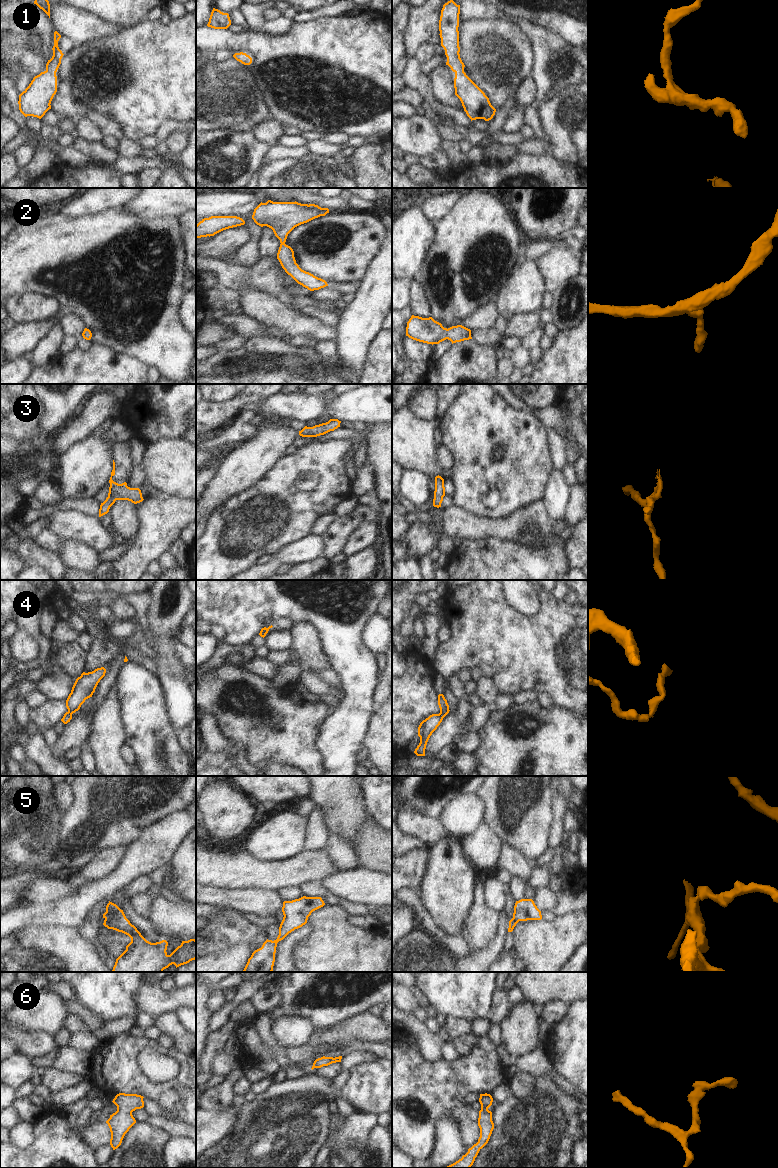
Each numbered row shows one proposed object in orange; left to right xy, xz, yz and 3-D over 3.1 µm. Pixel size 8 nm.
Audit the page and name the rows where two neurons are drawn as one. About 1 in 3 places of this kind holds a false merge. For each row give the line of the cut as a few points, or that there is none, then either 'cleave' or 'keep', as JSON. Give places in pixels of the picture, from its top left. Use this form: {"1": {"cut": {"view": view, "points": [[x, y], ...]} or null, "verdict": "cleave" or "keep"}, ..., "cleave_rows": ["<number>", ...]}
{"1": {"cut": null, "verdict": "keep"}, "2": {"cut": null, "verdict": "keep"}, "3": {"cut": null, "verdict": "keep"}, "4": {"cut": null, "verdict": "keep"}, "5": {"cut": null, "verdict": "keep"}, "6": {"cut": null, "verdict": "keep"}, "cleave_rows": []}

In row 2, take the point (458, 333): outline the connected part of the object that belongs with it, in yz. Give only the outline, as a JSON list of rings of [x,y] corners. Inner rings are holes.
[[[414,315],[407,322],[406,336],[432,345],[439,344],[446,339],[450,340],[452,344],[472,339],[471,330],[462,325],[452,326],[447,329],[432,317],[422,318]]]

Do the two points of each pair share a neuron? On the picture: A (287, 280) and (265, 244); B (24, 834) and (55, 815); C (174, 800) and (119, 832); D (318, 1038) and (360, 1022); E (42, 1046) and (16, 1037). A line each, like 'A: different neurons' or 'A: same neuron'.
A: same neuron
B: same neuron
C: same neuron
D: same neuron
E: same neuron

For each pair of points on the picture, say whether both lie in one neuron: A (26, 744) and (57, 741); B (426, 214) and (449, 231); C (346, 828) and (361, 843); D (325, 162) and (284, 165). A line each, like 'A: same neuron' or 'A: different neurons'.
A: different neurons
B: different neurons
C: different neurons
D: same neuron

